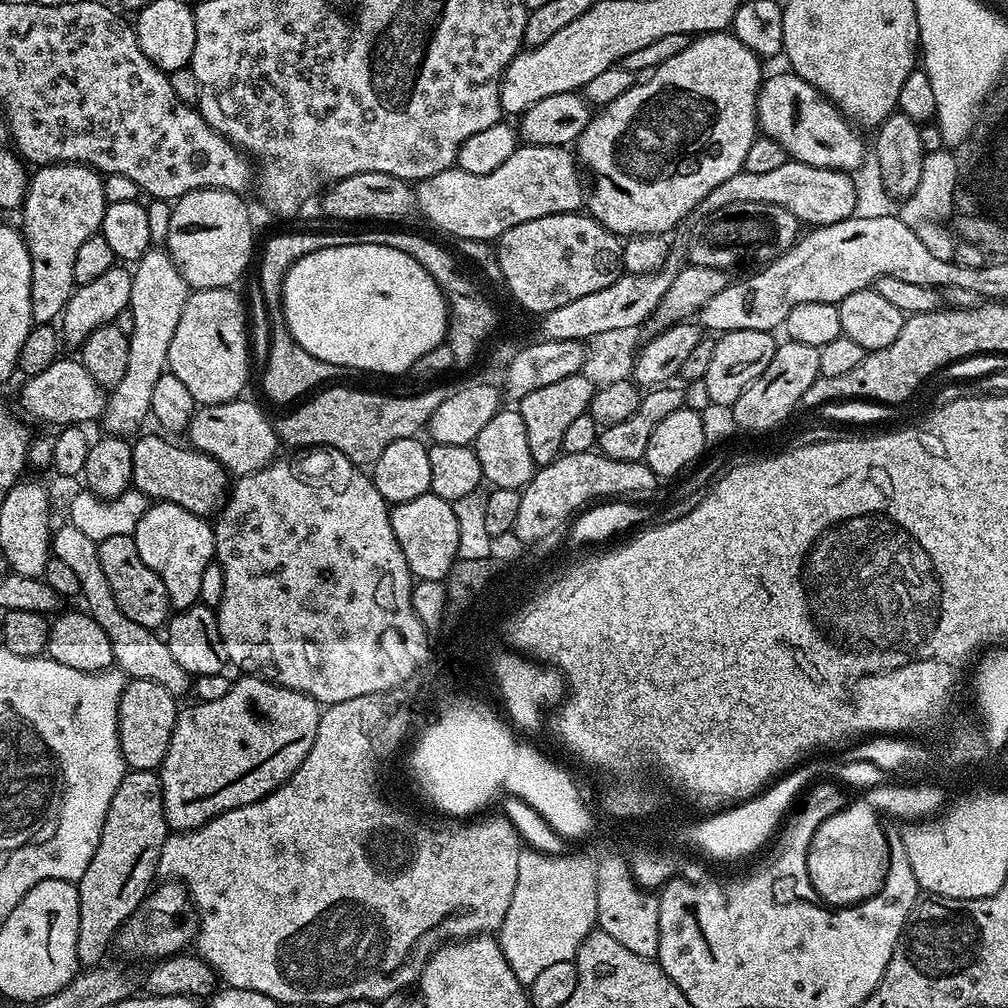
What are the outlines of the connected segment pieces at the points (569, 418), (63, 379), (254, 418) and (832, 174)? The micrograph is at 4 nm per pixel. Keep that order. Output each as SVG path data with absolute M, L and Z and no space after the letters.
M581 374L563 378L540 390L526 394L518 402L518 411L522 422L526 422L526 438L530 441L530 454L537 466L549 464L562 452L562 438L566 434L566 426L574 422L574 418L585 415L592 405L594 391L590 379Z
M57 358L50 366L46 366L46 370L42 370L42 374L34 374L23 381L25 384L20 392L20 404L24 407L23 415L29 421L45 420L55 426L84 426L87 420L99 421L103 417L105 389L94 382L94 378L90 378L79 359L64 359Z
M237 398L221 404L206 404L197 407L196 413L188 421L187 443L196 451L214 458L233 477L239 478L262 470L277 459L276 448L281 447L273 421L264 417L264 412L256 404L245 398Z
M789 160L765 174L750 174L741 170L721 185L714 187L706 198L699 203L697 215L706 217L714 210L732 206L738 202L766 202L768 205L780 205L790 210L799 223L820 227L844 221L855 215L855 184L853 177L843 169L818 168L806 163Z

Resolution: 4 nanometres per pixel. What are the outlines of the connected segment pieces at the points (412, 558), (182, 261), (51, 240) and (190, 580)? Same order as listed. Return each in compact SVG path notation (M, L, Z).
M433 492L413 498L411 502L391 505L394 538L398 538L398 546L402 546L402 554L406 554L406 562L416 580L444 580L458 559L458 518L454 518L451 503L438 498Z
M203 188L181 196L179 200L171 205L172 213L168 216L168 244L166 243L166 251L171 256L174 266L178 266L178 270L188 284L189 289L232 288L235 285L235 280L247 270L248 263L252 260L252 216L248 213L247 206L244 205L244 199L245 197L241 193L231 192L225 188Z
M45 164L31 173L28 193L22 205L22 231L30 254L30 310L33 325L52 324L63 317L64 308L78 287L74 278L74 258L82 242L99 233L105 207L104 176L89 164Z
M156 502L148 507L146 514L142 514L142 522L138 522L132 537L138 546L142 562L146 562L146 566L150 566L150 570L154 570L158 578L162 578L169 605L176 610L193 607L204 588L208 563L213 563L216 554L213 525L203 516L182 510L182 506Z

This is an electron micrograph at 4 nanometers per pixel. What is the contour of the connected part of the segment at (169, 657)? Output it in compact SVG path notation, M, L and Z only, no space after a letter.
M71 522L64 524L53 531L51 553L53 556L61 558L62 562L67 562L69 567L72 567L74 574L78 575L80 596L86 604L84 605L85 611L98 622L98 626L110 638L115 667L129 679L158 682L159 685L165 686L166 690L169 690L174 697L180 698L183 697L182 694L190 692L192 678L175 661L167 641L153 629L131 621L126 614L122 613L122 610L118 610L118 604L110 589L110 582L107 581L102 564L98 559L97 541L87 537Z

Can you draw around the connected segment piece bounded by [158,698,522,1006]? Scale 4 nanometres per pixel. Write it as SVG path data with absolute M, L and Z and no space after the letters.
M356 698L356 704L345 704L342 702L331 709L332 724L336 727L337 734L340 735L336 740L336 748L334 745L328 744L328 724L321 722L318 726L316 741L312 747L312 755L306 757L302 762L302 766L298 766L296 773L283 786L275 788L269 796L262 798L258 802L250 802L246 806L238 806L234 810L226 810L222 814L215 816L210 822L206 822L197 828L192 828L189 832L173 831L169 835L167 842L162 846L160 866L158 869L159 875L164 878L171 878L176 882L182 882L184 887L187 888L195 915L198 917L198 927L194 937L195 951L214 969L217 977L229 988L258 990L258 994L266 994L270 998L274 998L277 1005L280 1006L284 1006L284 1004L307 1006L310 1002L318 1002L321 1006L328 1006L328 1004L339 1006L342 1002L350 1002L351 1000L375 1000L379 1002L390 998L390 994L403 992L409 986L415 985L419 981L421 974L424 973L426 962L441 944L445 942L459 942L470 936L492 934L503 924L503 918L506 916L506 910L510 907L510 900L514 895L514 886L517 885L518 879L518 858L522 849L522 839L519 833L516 832L516 828L503 814L496 814L496 816L484 814L479 818L468 818L465 820L460 818L436 818L438 820L432 820L432 818L425 815L420 821L417 821L412 820L412 817L408 817L403 810L397 810L395 812L385 811L382 803L376 800L376 796L372 796L372 792L368 792L368 788L360 788L360 748L368 748L368 744L364 744L364 740L360 740L360 736L357 736L357 733L360 733L360 725L362 725L360 704L364 704L364 700Z

